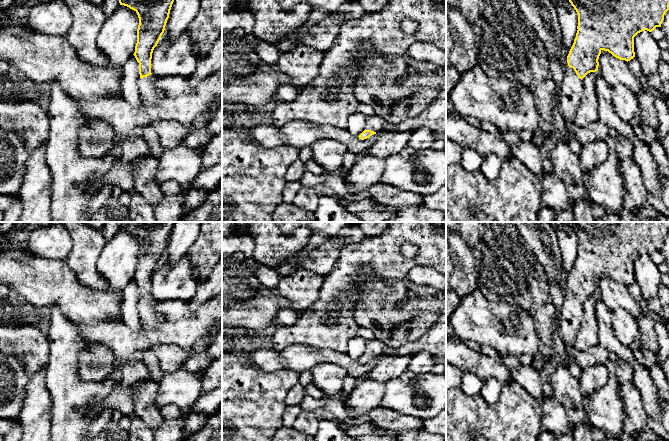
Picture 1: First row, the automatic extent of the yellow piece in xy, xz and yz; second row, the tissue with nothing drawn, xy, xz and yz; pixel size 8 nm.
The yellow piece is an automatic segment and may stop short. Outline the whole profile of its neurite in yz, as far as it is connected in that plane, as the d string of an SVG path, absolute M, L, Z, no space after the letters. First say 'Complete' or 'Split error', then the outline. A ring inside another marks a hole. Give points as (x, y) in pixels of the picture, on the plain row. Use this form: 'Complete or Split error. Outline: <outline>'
Split error. Outline: M568 222L578 238L577 257L574 267L567 280L568 292L564 294L564 302L561 307L562 318L559 323L559 334L565 346L575 349L576 333L583 317L582 303L590 296L598 295L599 280L601 275L608 275L614 281L630 285L635 281L634 261L647 254L652 256L656 251L661 251L665 237L669 234L669 222Z

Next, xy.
Split error. Outline: M119 222L120 229L134 234L139 242L134 280L139 287L138 307L142 328L153 331L165 324L157 315L158 301L151 297L154 272L164 257L175 222Z

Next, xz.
Split error. Outline: M378 339L367 340L365 354L358 360L359 363L364 364L370 360L381 355L385 349L385 345Z

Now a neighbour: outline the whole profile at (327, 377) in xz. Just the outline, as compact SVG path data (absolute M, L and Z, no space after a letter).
M321 363L311 370L313 385L315 385L325 397L336 397L342 392L343 381L348 376L347 371L333 363Z

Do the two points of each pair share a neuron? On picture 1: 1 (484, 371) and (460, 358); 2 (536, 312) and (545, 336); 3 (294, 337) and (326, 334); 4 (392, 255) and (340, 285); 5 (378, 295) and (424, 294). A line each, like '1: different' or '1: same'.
1: same
2: same
3: same
4: same
5: same

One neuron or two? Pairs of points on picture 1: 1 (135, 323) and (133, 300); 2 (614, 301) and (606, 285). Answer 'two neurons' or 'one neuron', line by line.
1: one neuron
2: one neuron

